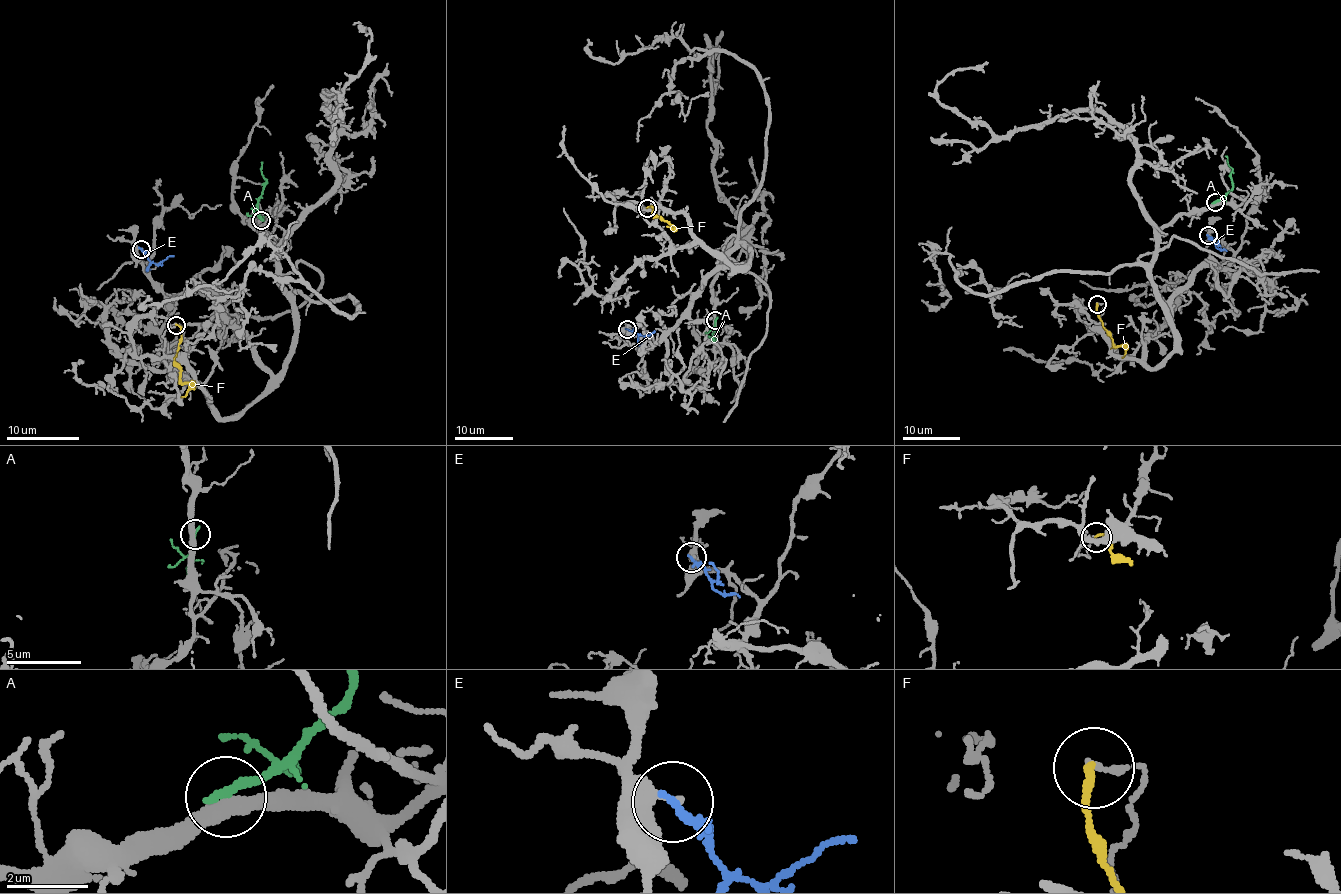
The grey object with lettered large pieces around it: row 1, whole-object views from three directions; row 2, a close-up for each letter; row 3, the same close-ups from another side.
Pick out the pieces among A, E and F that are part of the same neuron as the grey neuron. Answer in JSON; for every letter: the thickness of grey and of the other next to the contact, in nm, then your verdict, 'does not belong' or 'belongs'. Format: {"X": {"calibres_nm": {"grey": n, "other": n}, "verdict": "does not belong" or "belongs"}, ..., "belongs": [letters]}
{"A": {"calibres_nm": {"grey": 380, "other": 240}, "verdict": "does not belong"}, "E": {"calibres_nm": {"grey": 240, "other": 140}, "verdict": "does not belong"}, "F": {"calibres_nm": {"grey": 150, "other": 160}, "verdict": "does not belong"}, "belongs": []}

